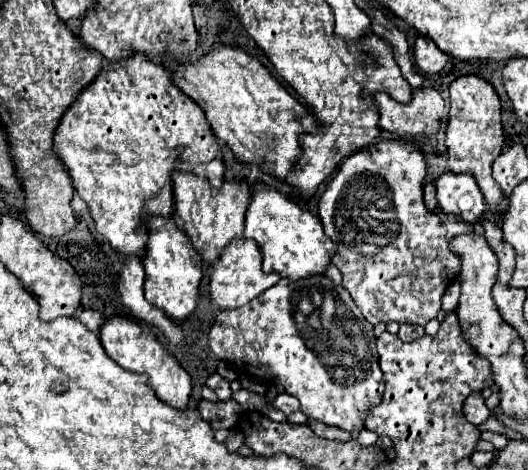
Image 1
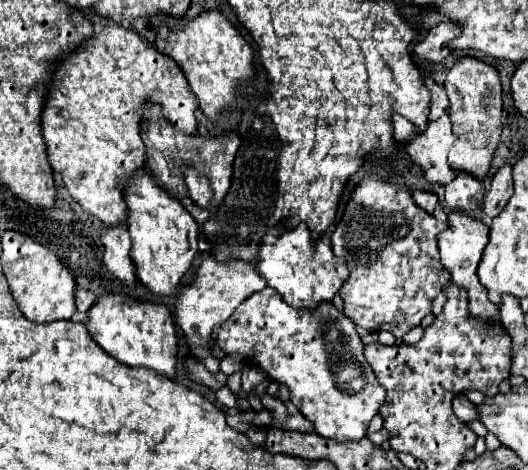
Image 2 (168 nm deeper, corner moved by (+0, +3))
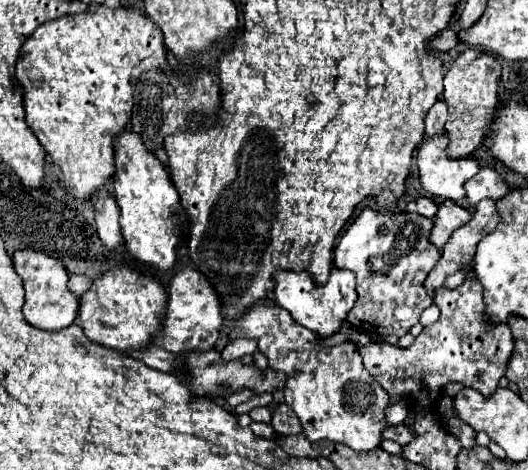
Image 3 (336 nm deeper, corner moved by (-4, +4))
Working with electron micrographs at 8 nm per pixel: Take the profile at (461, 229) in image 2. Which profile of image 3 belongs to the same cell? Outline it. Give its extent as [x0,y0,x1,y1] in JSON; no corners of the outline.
[430,200,472,252]

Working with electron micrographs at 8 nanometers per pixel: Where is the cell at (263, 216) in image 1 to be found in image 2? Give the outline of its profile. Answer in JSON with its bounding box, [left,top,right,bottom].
[258,223,350,311]

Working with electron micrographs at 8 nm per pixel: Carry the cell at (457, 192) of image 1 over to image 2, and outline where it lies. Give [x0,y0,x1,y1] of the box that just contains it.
[446,173,484,213]

